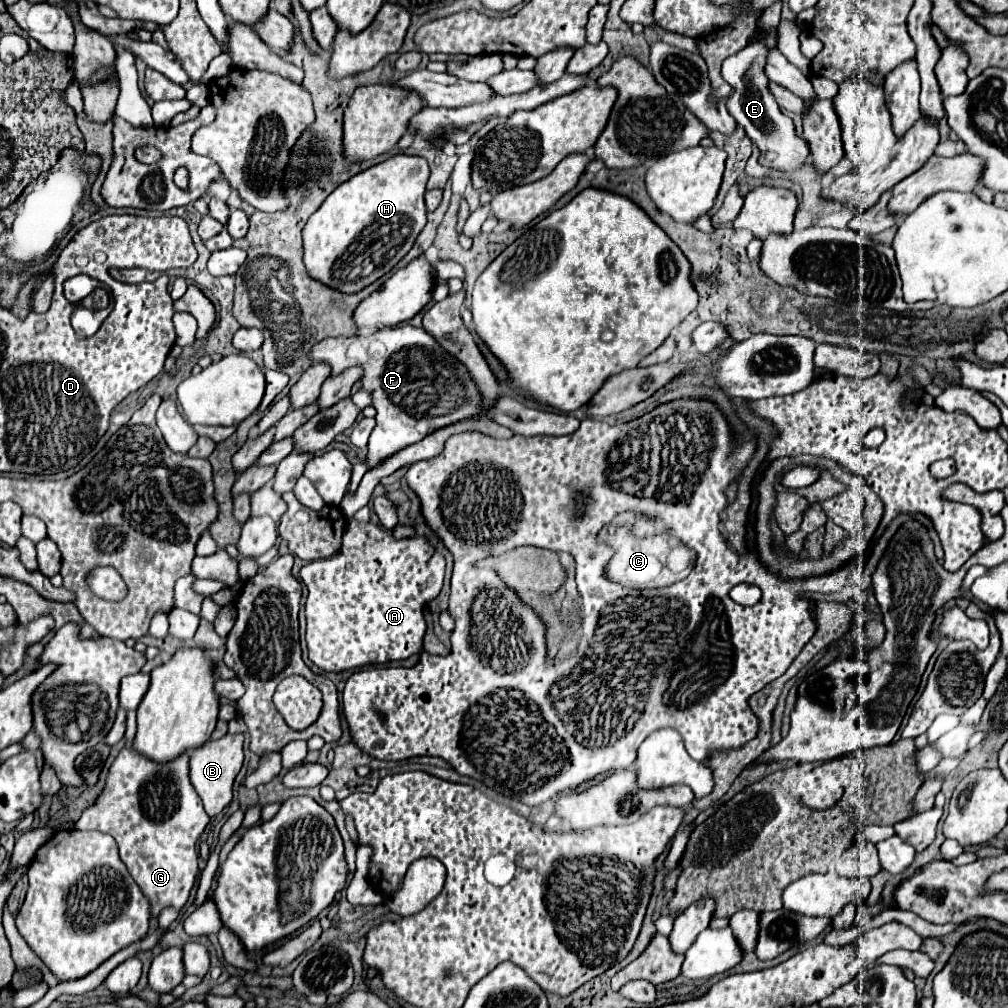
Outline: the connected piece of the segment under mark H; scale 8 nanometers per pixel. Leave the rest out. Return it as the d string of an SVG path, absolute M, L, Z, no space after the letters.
M394 155L388 161L378 163L354 175L346 183L338 185L314 211L314 215L310 215L308 223L302 229L302 241L304 241L302 261L306 265L308 275L330 289L352 295L372 285L390 269L394 269L396 263L412 249L418 233L426 225L424 193L426 193L428 173L430 171L426 159L410 155Z

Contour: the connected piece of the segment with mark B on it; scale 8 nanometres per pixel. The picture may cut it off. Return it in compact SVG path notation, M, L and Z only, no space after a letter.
M238 733L238 735L224 735L218 741L206 741L198 749L190 751L190 781L210 817L218 815L232 801L232 783L238 771L242 769L244 761L242 745L244 745L244 735Z

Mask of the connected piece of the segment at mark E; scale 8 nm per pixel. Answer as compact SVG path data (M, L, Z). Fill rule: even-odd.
M758 31L754 35L754 39L742 51L734 53L732 57L728 57L722 63L722 77L732 87L732 95L726 101L728 113L746 131L746 135L752 139L752 143L758 145L760 163L790 173L790 171L800 169L810 153L806 149L806 141L802 141L796 135L792 119L786 117L778 109L778 103L768 89L770 79L764 75L764 67L766 67L766 59L768 59L770 49L774 49L776 45L778 45L778 31L770 31L770 33ZM760 55L766 55L766 57L760 57Z

